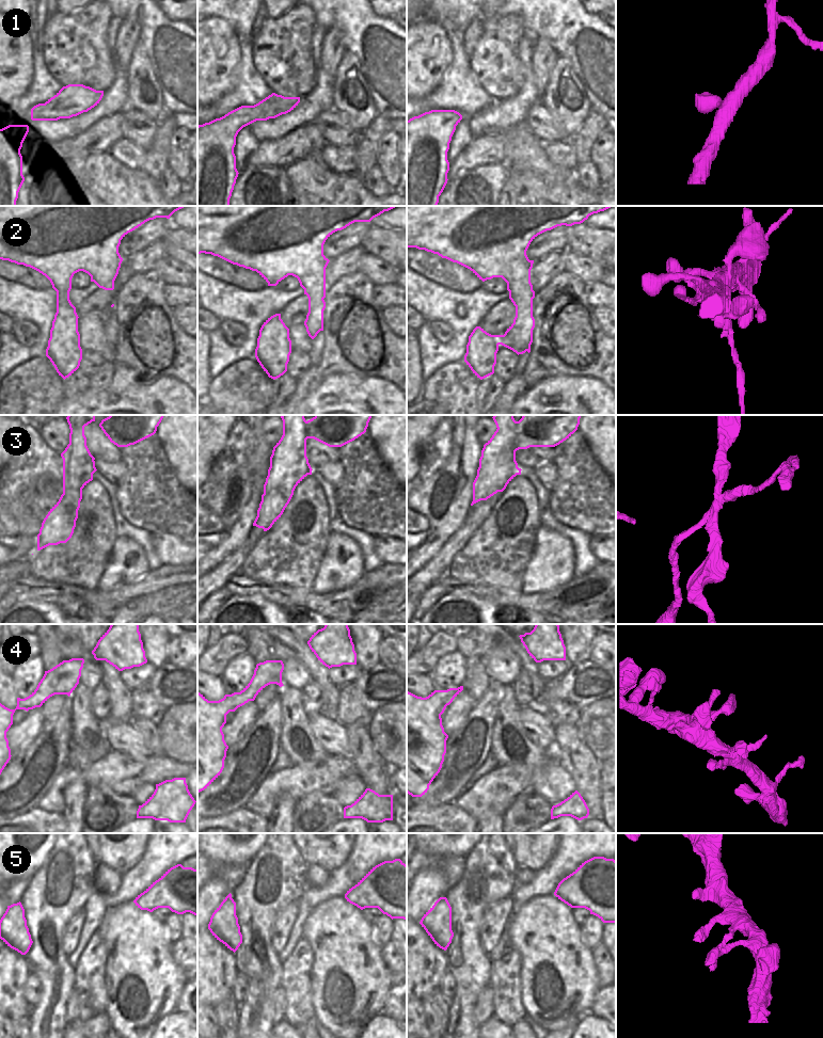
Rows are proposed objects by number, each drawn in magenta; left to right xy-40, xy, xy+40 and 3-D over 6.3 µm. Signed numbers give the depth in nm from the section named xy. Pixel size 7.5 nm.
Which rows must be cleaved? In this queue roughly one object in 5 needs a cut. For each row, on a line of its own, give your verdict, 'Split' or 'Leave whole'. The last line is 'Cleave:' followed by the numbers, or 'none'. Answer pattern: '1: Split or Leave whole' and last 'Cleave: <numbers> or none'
1: Leave whole
2: Split
3: Split
4: Leave whole
5: Leave whole
Cleave: 2, 3.

